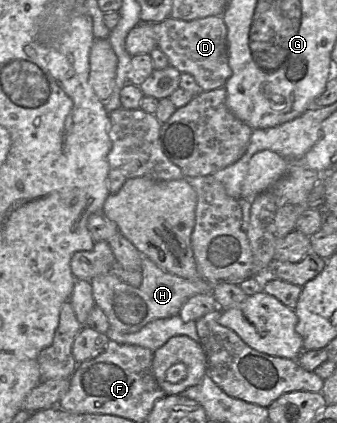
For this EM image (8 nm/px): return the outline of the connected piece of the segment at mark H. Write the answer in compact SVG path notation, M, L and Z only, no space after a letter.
M144 256L141 263L141 273L142 282L139 287L133 287L124 283L111 272L97 276L90 281L95 304L105 313L106 317L108 318L110 327L119 332L134 333L139 331L146 324L153 320L177 316L179 315L182 306L192 296L198 294L212 294L212 283L204 279L190 281L177 275L171 274L162 270L153 261Z

